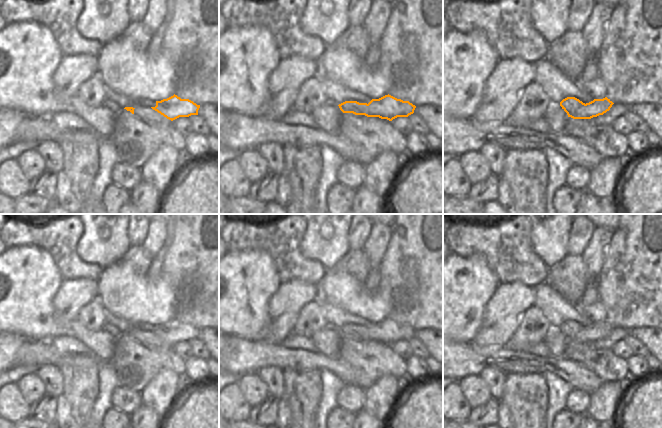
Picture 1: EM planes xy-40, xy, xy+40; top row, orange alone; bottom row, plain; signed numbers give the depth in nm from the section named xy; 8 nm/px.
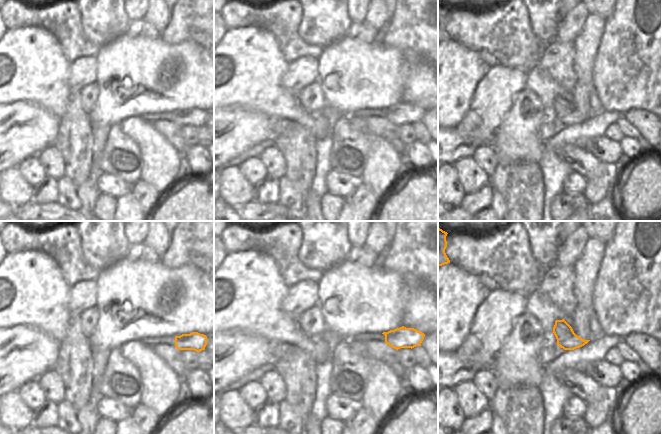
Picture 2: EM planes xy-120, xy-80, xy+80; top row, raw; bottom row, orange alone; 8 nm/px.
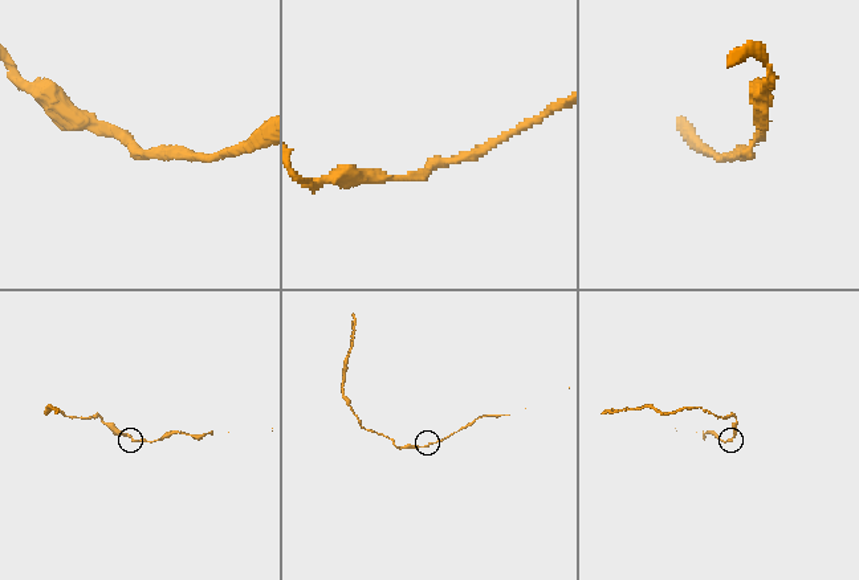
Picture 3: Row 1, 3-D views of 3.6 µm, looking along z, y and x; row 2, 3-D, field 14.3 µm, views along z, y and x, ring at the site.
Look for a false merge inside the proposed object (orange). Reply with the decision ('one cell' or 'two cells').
one cell

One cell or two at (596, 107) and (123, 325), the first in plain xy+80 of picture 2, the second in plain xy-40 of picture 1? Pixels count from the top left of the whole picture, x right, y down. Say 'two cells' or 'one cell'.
two cells

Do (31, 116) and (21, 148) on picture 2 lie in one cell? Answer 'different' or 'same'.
same

